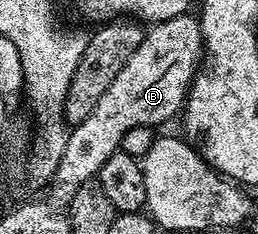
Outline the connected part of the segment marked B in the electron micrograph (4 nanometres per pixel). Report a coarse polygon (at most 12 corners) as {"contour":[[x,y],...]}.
{"contour":[[195,16],[158,21],[50,182],[61,203],[129,131],[183,110],[203,52]]}

